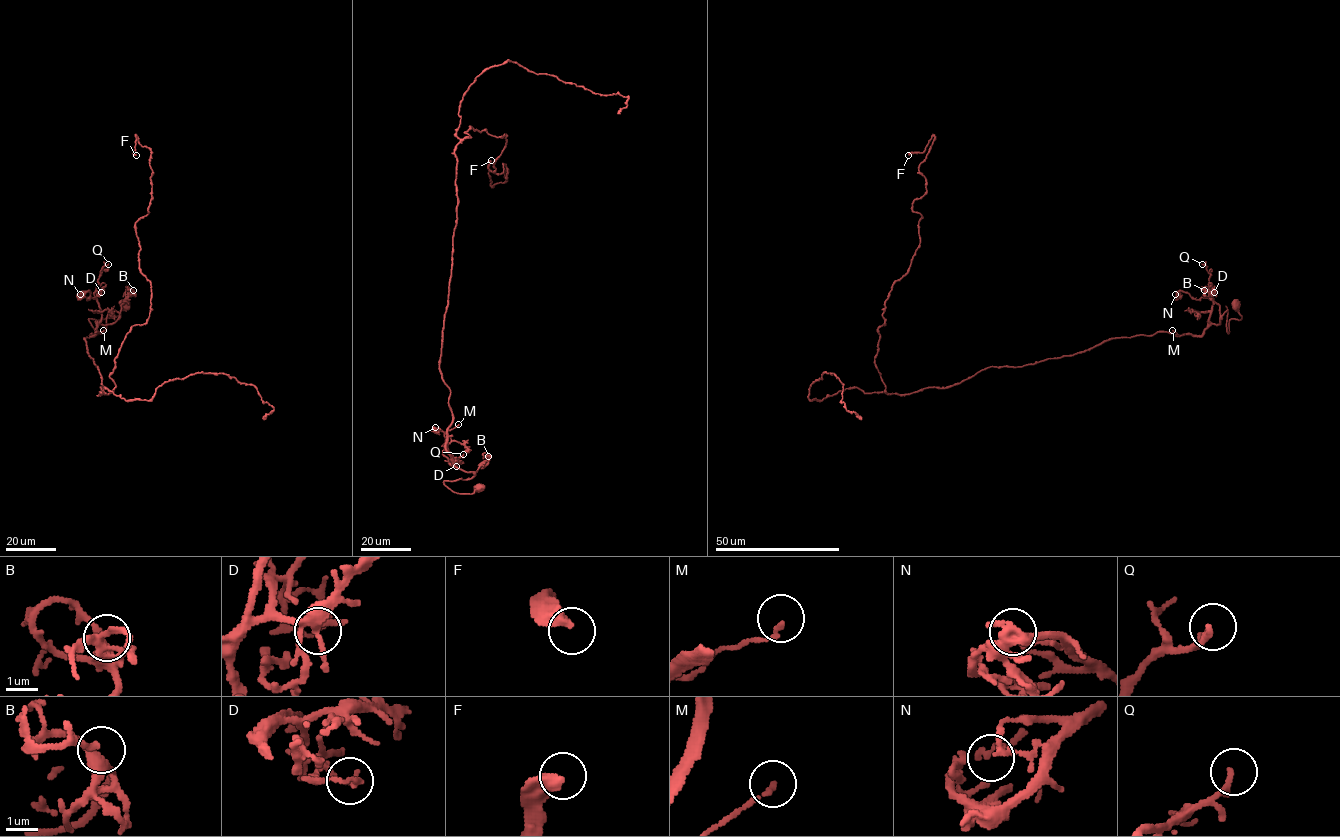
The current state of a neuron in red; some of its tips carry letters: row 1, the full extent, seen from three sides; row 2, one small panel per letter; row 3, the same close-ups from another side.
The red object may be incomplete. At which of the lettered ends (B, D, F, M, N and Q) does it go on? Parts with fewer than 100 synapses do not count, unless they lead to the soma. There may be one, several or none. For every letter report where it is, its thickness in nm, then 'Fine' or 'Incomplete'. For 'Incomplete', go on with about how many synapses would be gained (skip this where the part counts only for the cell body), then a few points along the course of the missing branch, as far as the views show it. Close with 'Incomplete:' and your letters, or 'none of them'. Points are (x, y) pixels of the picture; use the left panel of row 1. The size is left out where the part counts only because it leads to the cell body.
B: Place: (133, 290). Thickness 170 nm. Fine
D: Place: (101, 292). Thickness 100 nm. Fine
F: Place: (136, 155). Thickness 420 nm. Fine
M: Place: (103, 330). Thickness 140 nm. Fine
N: Place: (80, 294). Thickness 140 nm. Fine
Q: Place: (108, 264). Thickness 180 nm. Fine
Incomplete: none of them

